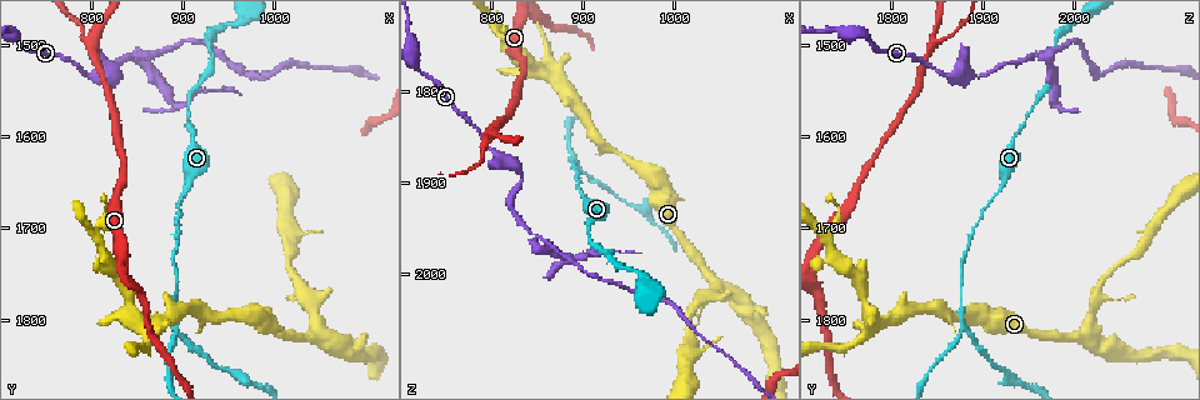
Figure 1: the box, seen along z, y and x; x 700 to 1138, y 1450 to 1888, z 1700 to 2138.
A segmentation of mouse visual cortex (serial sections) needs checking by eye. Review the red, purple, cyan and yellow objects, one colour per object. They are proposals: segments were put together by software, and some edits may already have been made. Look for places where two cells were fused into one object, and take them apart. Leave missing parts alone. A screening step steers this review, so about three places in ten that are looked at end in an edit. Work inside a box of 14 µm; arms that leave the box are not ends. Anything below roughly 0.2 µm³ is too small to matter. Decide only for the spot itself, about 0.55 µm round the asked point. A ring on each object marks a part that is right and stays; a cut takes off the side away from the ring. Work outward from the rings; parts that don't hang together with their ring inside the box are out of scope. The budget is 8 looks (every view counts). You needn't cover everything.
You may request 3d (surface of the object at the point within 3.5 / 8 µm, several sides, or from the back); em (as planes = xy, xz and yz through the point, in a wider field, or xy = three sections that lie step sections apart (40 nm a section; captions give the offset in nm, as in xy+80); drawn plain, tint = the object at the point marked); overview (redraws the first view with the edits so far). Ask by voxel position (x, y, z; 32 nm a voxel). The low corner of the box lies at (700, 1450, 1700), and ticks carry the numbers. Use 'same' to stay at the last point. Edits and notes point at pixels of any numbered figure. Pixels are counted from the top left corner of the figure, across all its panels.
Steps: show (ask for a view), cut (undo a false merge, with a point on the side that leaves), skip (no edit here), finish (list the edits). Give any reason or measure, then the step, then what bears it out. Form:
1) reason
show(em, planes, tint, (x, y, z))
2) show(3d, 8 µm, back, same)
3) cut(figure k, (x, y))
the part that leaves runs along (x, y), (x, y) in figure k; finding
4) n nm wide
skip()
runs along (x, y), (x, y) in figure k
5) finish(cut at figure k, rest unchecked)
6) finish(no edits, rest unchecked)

sharp bend
show(3d, 3.5 µm, (835, 1535, 1895))

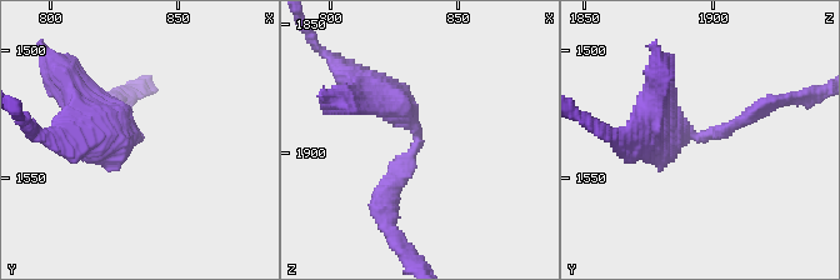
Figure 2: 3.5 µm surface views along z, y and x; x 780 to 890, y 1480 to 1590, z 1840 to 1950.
arms of 200, 450 nm; shape alone is not enough
show(em, xy, step 2, tint, (835, 1533, 1892))

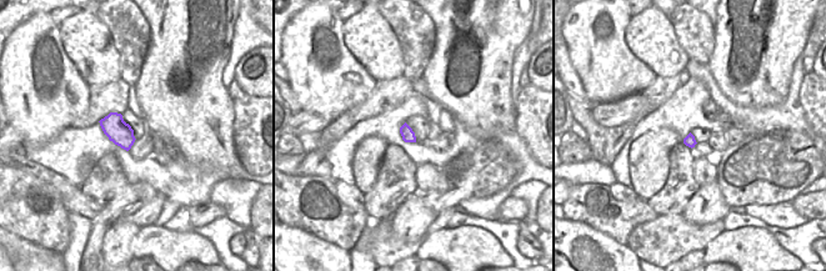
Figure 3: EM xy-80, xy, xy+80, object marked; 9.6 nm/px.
120 nm wide
skip()
runs along (353, 78), (418, 131), (386, 199) in figure 2; one cell here

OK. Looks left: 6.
a fork
show(3d, 8 µm, (850, 1510, 1955))

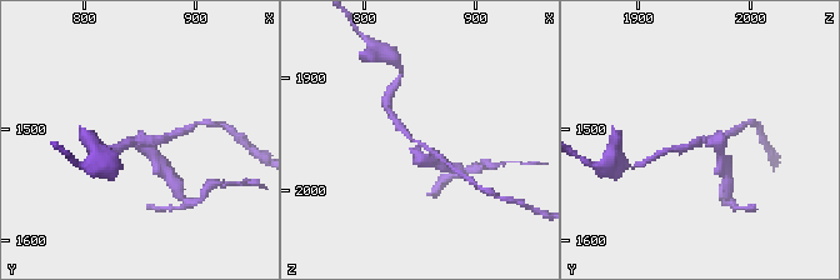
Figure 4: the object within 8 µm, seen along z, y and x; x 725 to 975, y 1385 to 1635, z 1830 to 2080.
show(3d, 3.5 µm, (850, 1510, 1962))

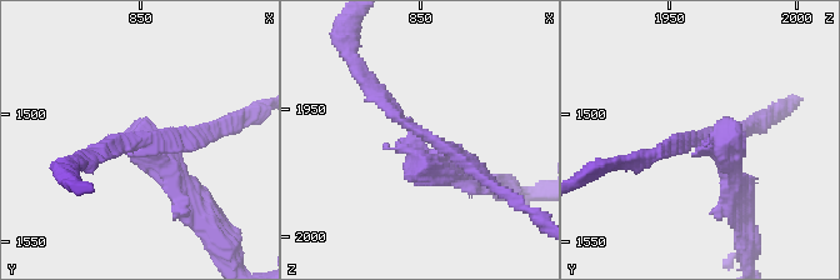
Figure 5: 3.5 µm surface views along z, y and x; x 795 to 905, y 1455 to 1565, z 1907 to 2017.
now the EM
show(em, xy, step 1, tint, (851, 1509, 1958))

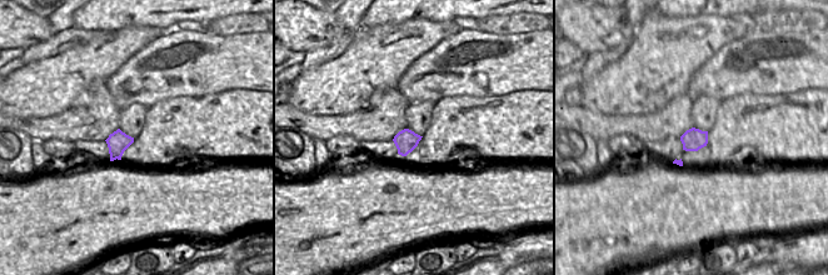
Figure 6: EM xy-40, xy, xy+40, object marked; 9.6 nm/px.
3 arms
cut(figure 5, (175, 190))
the part that leaves runs along (421, 143), (433, 171), (483, 188) in figure 5; a second cell is stuck on

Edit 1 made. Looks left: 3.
show(overview)

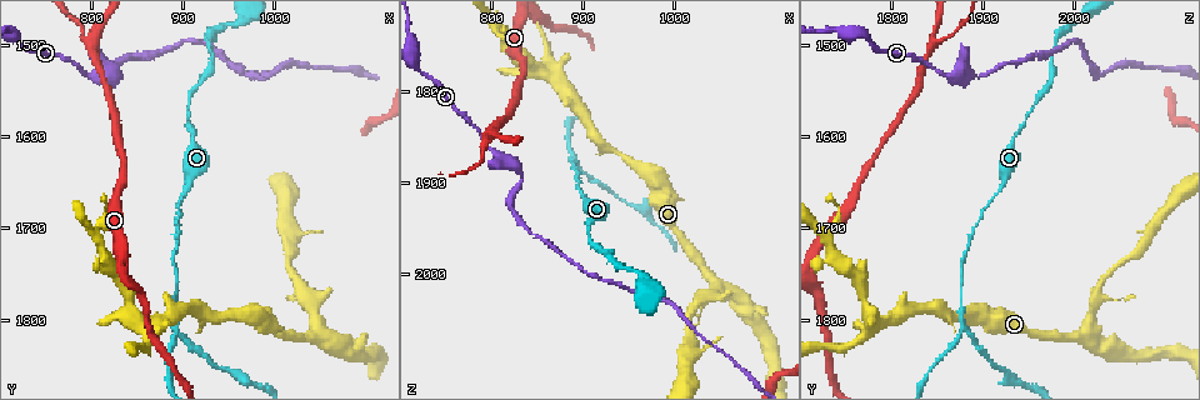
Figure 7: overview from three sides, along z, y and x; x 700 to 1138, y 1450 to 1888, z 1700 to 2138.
a fork
show(3d, 3.5 µm, back, (800, 1500, 1845))

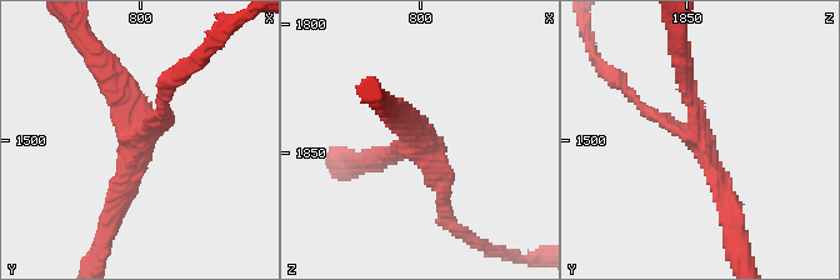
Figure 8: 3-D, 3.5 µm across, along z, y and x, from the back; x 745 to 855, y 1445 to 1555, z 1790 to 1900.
3 arms; arms of 200, 200, 250 nm; now the EM
show(em, xy, step 1, tint, (798, 1498, 1845))

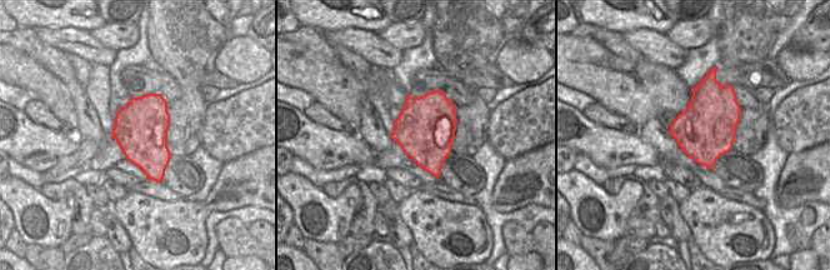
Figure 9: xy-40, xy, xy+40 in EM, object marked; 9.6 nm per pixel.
skip()
runs along (730, 205), (704, 155), (681, 68) in figure 8; one cell here

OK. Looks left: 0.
finish(cut at figure 5, rest unchecked)

